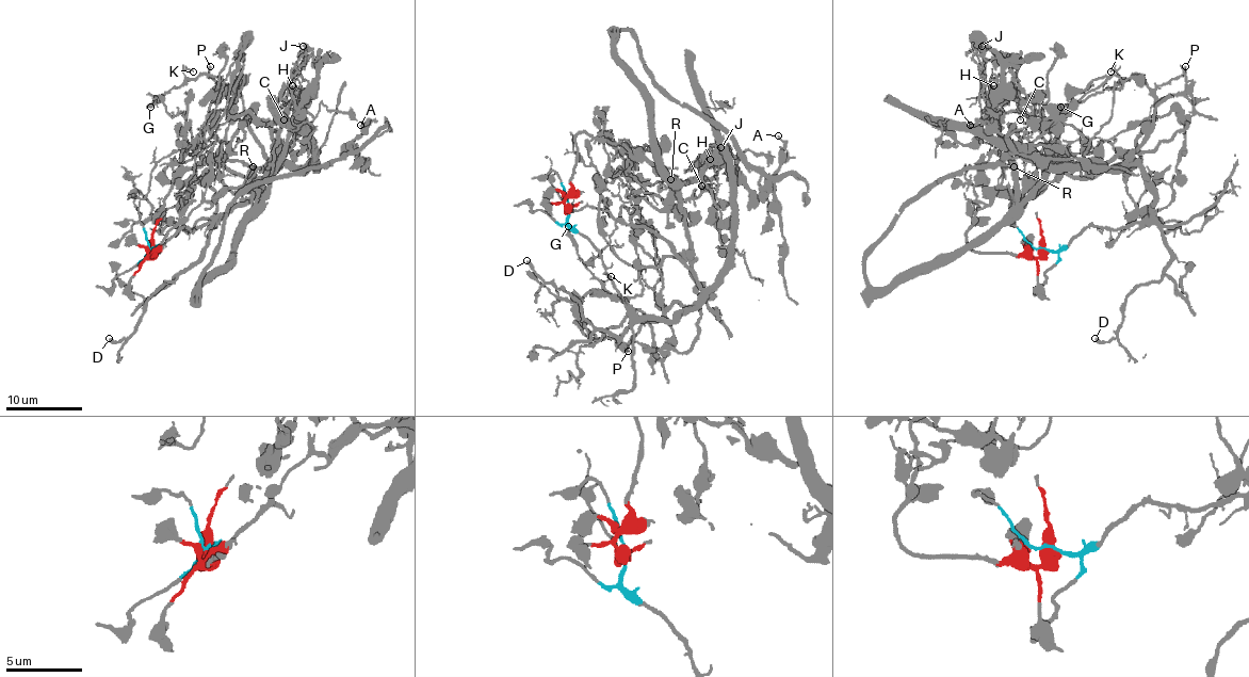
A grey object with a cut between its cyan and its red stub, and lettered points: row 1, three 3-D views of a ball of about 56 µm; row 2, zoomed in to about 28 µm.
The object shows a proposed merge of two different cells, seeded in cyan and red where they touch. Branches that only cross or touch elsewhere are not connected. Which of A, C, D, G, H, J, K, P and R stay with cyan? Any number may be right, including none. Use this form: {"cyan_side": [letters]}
{"cyan_side": ["D", "G", "K", "P"]}

